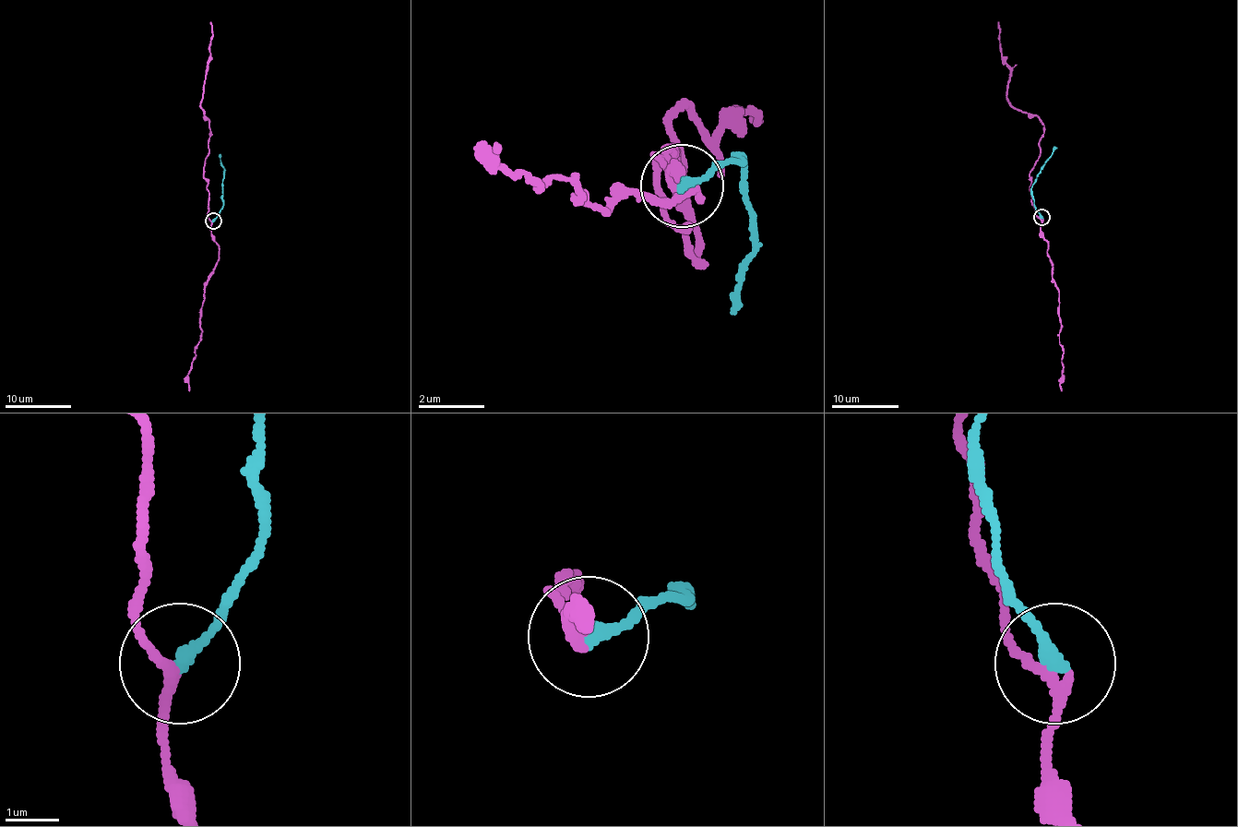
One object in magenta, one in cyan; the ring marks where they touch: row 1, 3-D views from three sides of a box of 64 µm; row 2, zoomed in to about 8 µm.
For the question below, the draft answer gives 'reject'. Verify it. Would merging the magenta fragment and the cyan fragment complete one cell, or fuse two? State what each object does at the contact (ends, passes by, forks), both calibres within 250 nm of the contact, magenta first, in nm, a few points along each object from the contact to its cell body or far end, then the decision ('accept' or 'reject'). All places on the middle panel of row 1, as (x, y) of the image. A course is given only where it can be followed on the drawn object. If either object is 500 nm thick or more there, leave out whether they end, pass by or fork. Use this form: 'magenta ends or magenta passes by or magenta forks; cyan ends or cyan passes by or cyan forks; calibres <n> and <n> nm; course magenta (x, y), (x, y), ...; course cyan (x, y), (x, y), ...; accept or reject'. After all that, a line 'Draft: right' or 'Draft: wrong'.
magenta passes by; cyan ends; calibres 180 and 280 nm; course magenta (679, 183), (656, 154), (704, 262), (670, 114), (689, 102), (707, 138), (748, 115); course cyan (679, 183), (743, 161), (748, 165), (756, 247), (737, 317); accept
Draft: wrong

